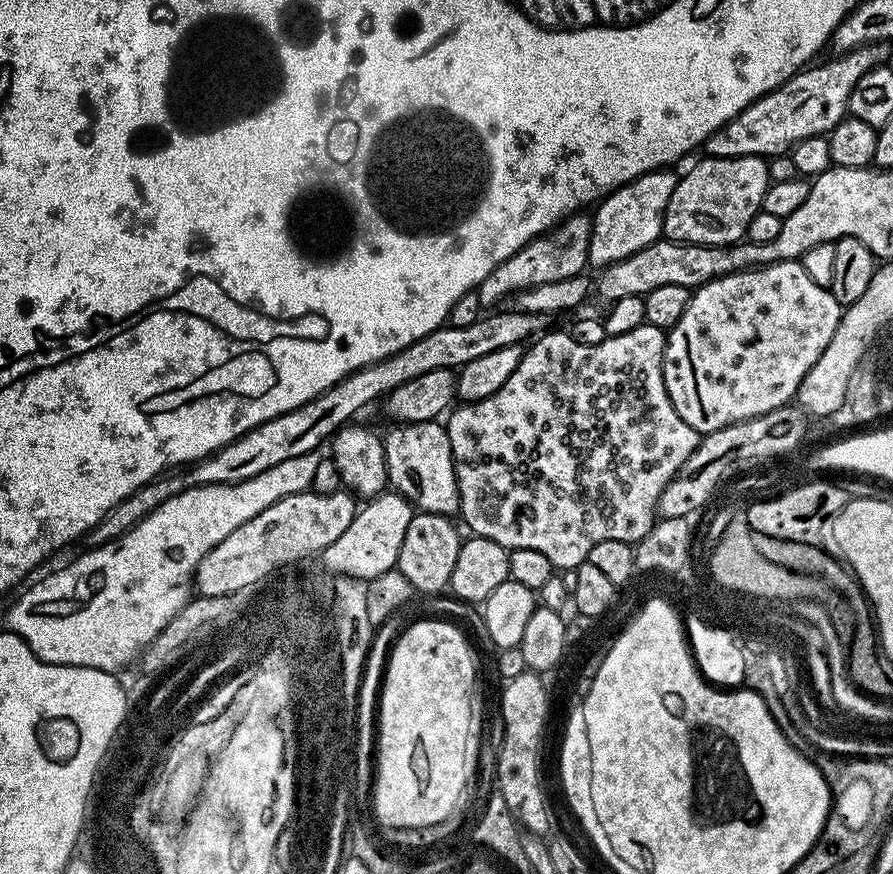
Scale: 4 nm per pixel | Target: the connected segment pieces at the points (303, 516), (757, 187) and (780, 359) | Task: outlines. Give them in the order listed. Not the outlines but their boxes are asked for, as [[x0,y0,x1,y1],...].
[[195,490,357,597],[663,156,770,246],[664,260,842,434]]

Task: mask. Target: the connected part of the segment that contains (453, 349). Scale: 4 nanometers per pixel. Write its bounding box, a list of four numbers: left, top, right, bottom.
[86,310,550,548]

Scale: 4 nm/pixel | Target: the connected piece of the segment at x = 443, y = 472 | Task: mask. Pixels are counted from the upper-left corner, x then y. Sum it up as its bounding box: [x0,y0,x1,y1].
[382,420,460,517]

